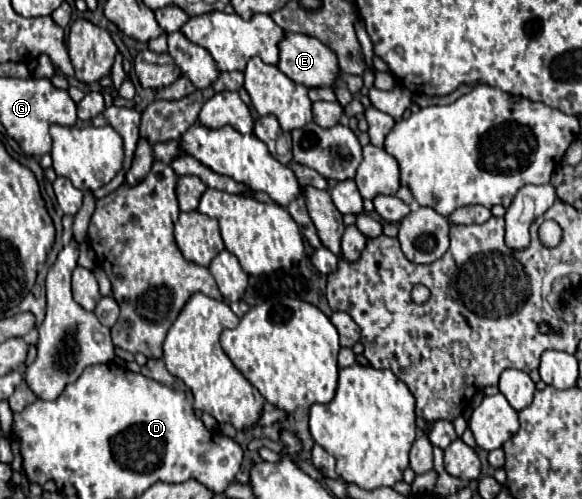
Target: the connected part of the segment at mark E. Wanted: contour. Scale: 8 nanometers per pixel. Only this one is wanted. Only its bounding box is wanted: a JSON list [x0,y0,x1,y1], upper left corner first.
[278,33,340,87]

